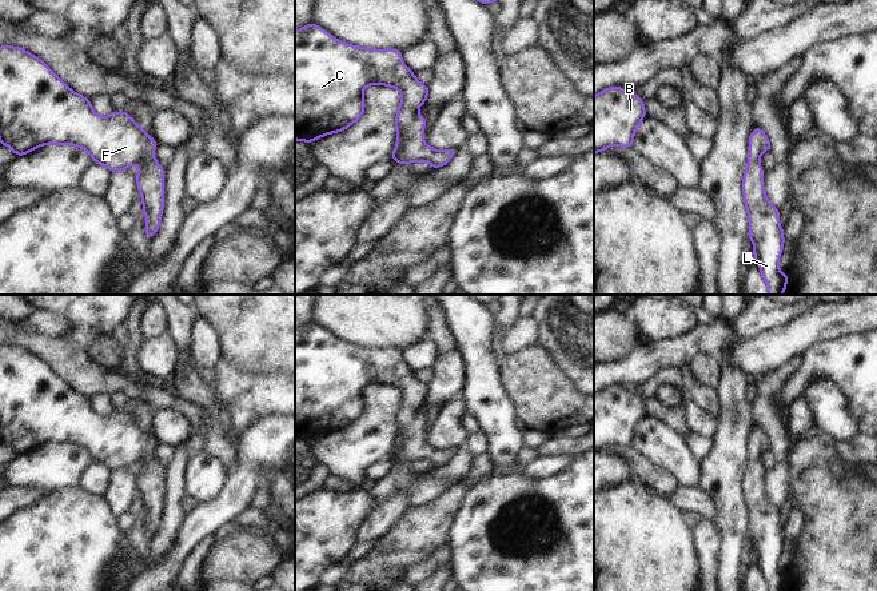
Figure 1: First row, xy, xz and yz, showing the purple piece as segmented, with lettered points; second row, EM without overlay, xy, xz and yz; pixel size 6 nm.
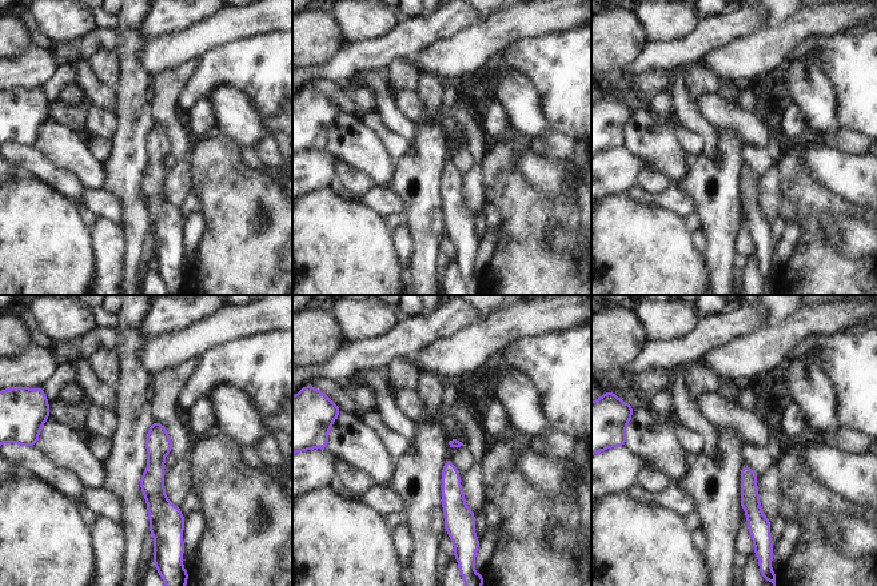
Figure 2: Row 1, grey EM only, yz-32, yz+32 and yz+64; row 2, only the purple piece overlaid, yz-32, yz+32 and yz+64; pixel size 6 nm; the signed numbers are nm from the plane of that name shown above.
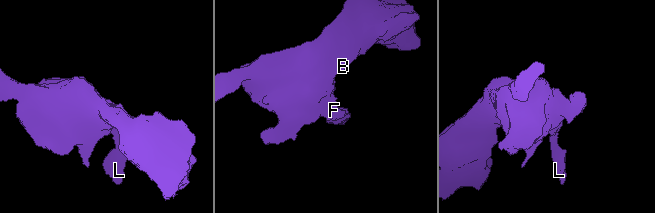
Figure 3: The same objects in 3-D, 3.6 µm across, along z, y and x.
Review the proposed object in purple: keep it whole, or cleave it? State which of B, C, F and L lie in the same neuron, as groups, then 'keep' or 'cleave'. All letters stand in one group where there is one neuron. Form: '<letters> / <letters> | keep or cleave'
B C F L | keep

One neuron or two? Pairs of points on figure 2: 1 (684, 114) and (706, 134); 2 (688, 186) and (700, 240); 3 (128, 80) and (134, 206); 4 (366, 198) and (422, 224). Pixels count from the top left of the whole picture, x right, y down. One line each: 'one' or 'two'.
1: one
2: two
3: one
4: two

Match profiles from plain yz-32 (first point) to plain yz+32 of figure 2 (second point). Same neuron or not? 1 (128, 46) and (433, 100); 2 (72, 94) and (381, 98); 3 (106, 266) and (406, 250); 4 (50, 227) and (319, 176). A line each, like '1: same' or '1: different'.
1: same
2: different
3: same
4: different

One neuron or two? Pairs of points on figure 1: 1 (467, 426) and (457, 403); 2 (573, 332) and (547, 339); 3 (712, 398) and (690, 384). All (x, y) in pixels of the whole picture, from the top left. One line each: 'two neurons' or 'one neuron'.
1: two neurons
2: one neuron
3: one neuron

